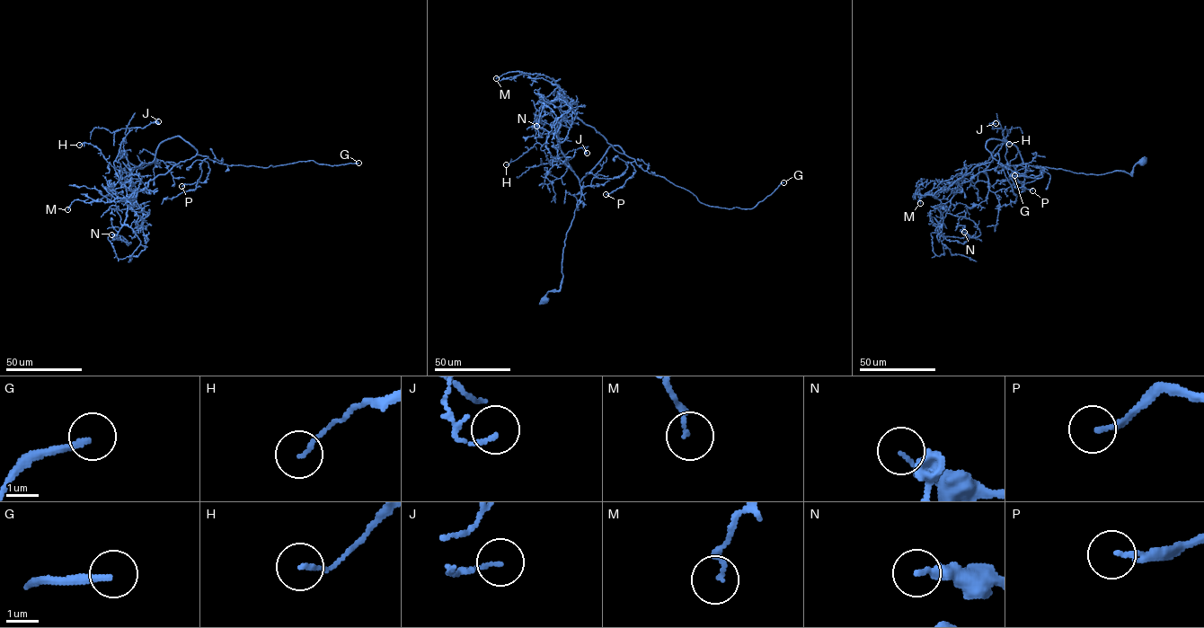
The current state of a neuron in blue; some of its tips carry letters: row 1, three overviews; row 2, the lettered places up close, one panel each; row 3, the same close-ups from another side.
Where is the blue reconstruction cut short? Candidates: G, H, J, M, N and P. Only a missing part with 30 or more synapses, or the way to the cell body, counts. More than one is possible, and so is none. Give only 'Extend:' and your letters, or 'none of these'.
Extend: G, P

